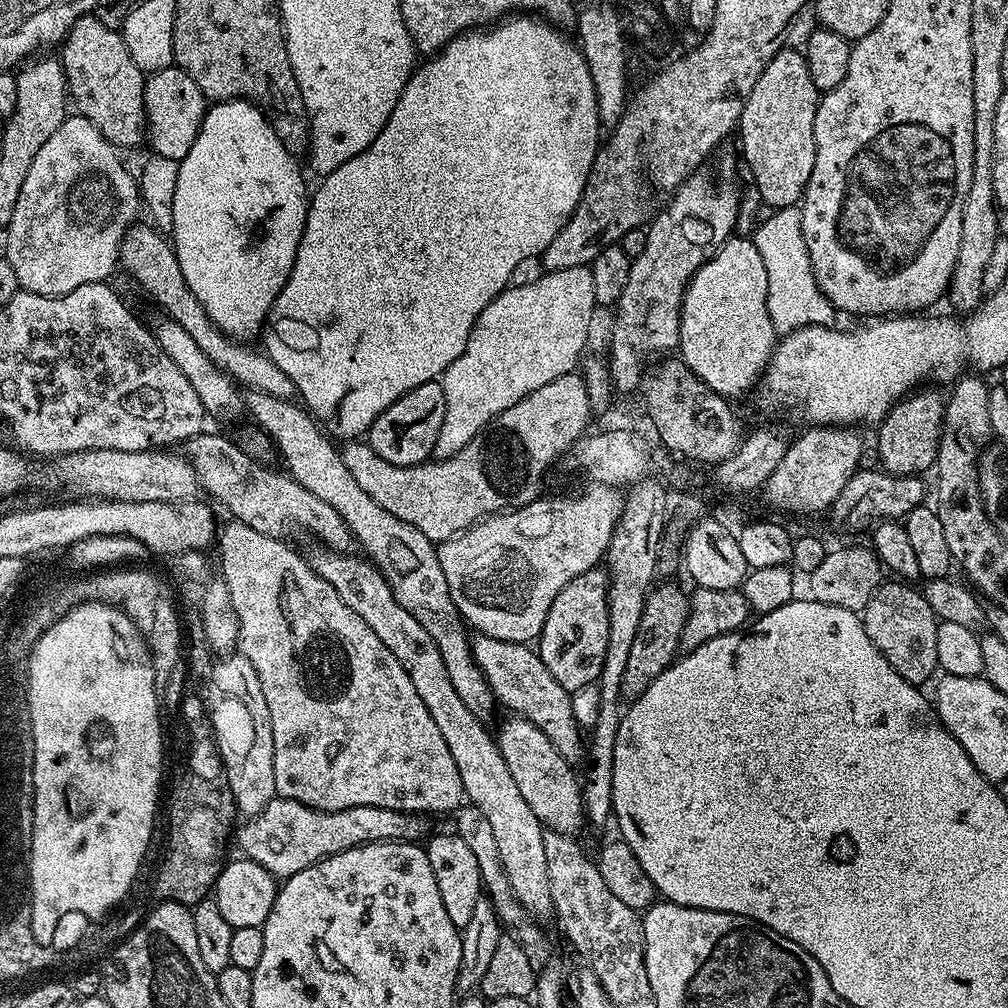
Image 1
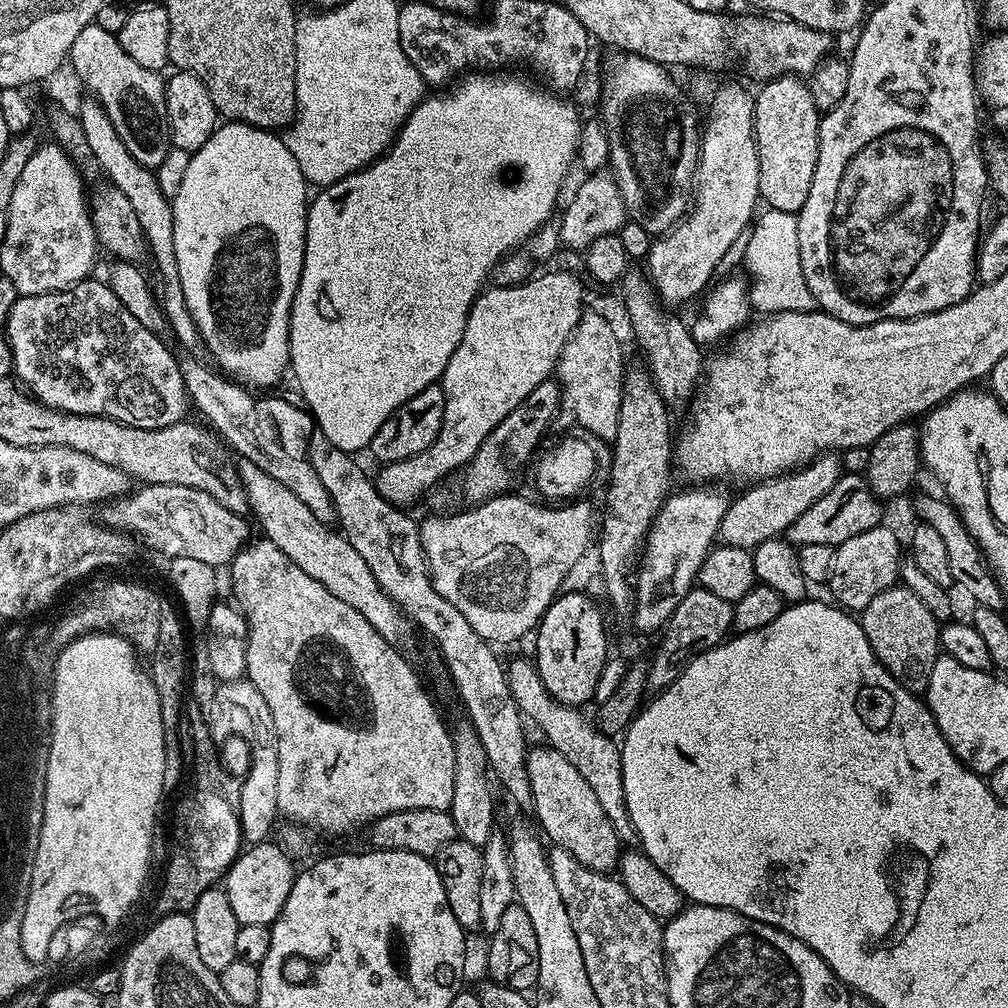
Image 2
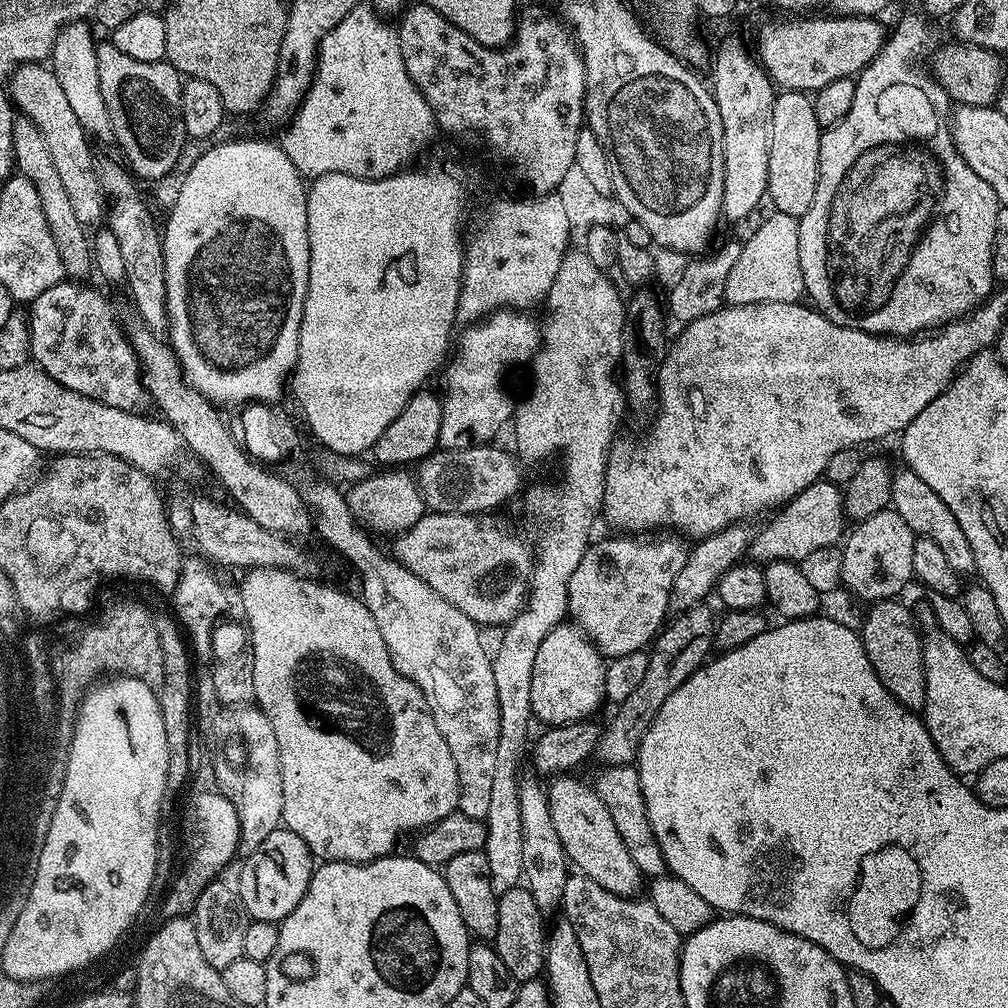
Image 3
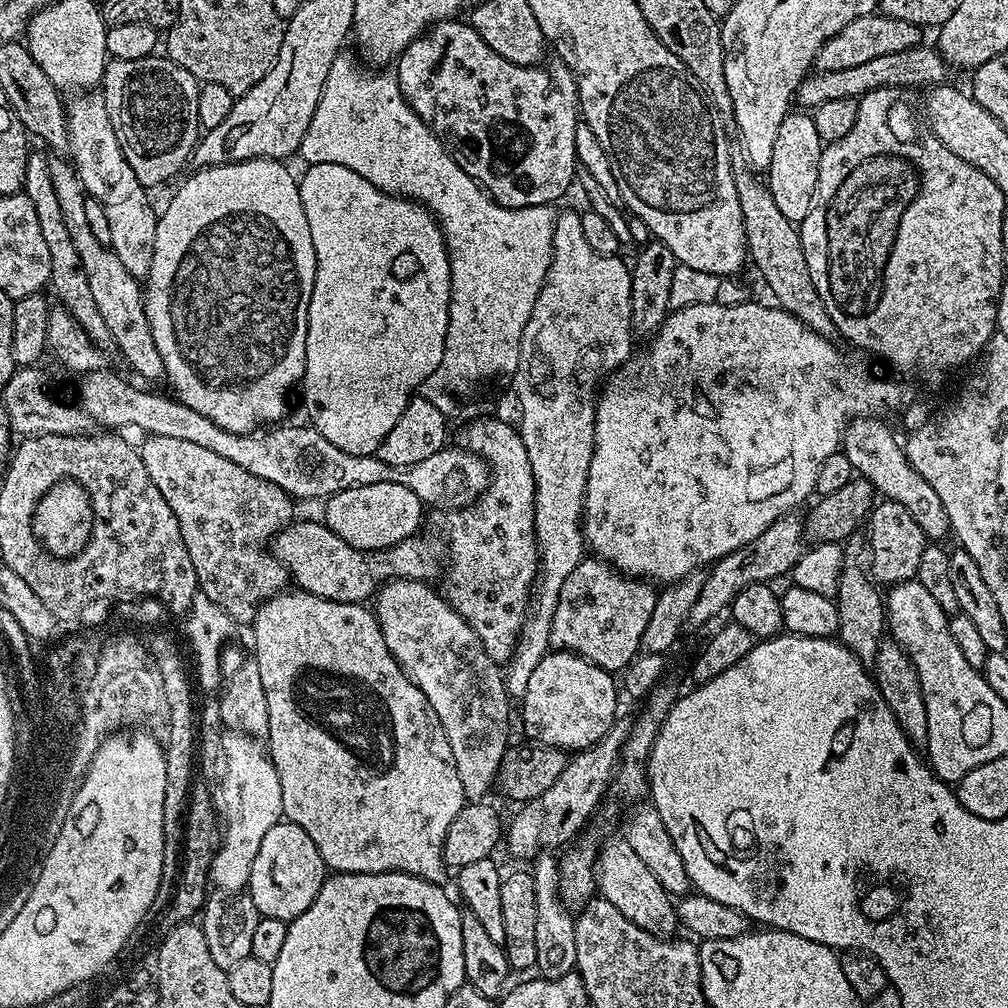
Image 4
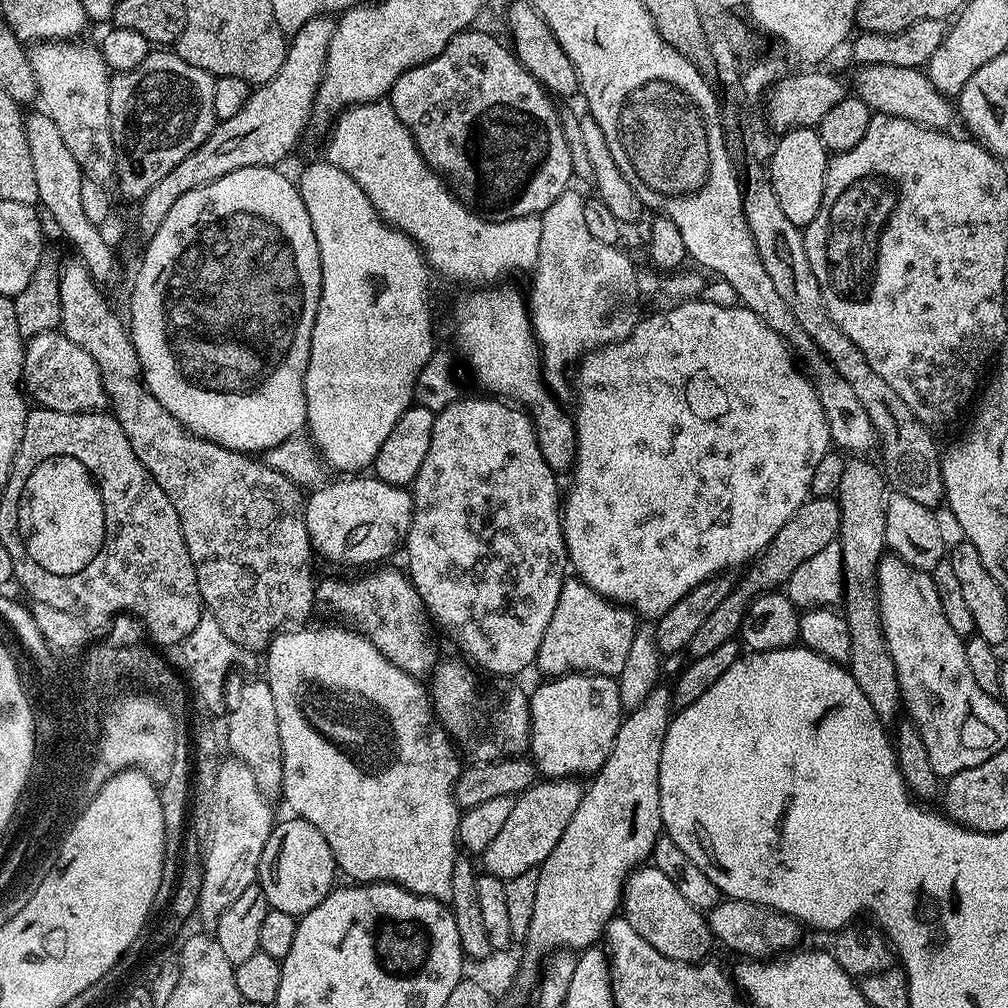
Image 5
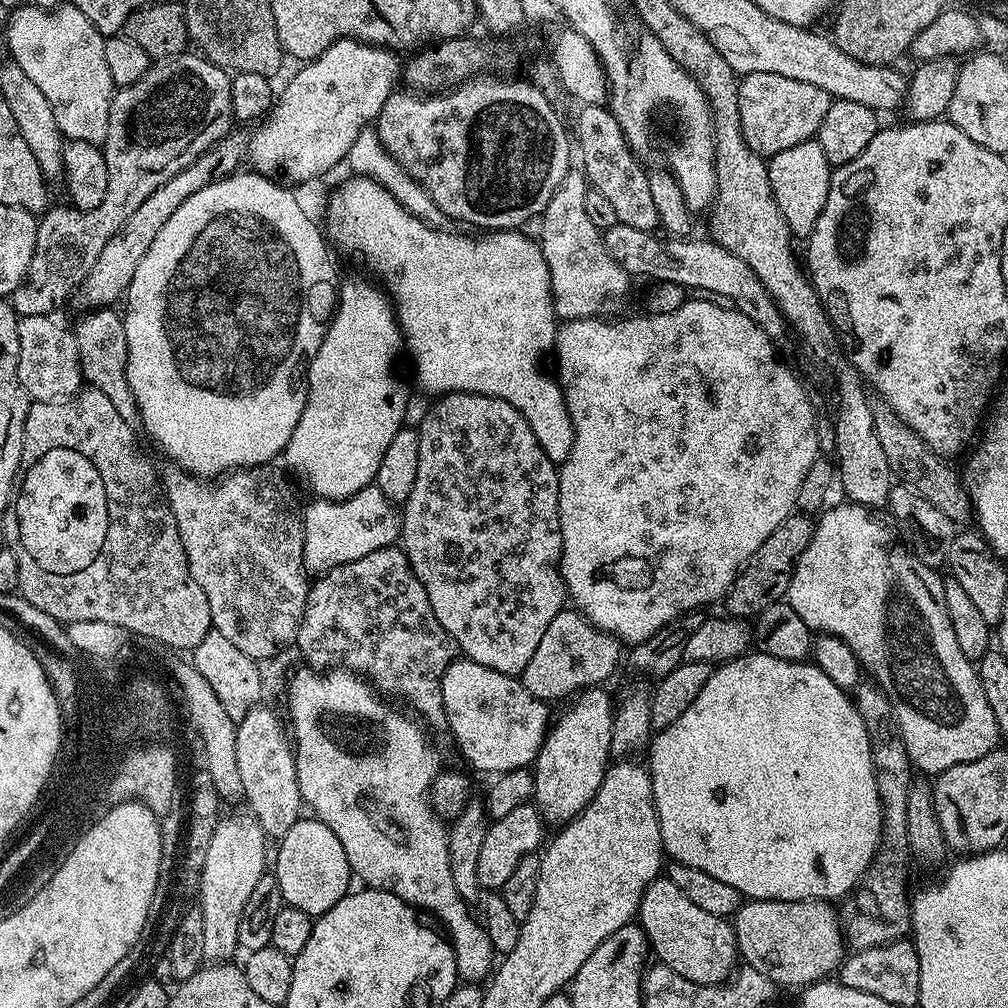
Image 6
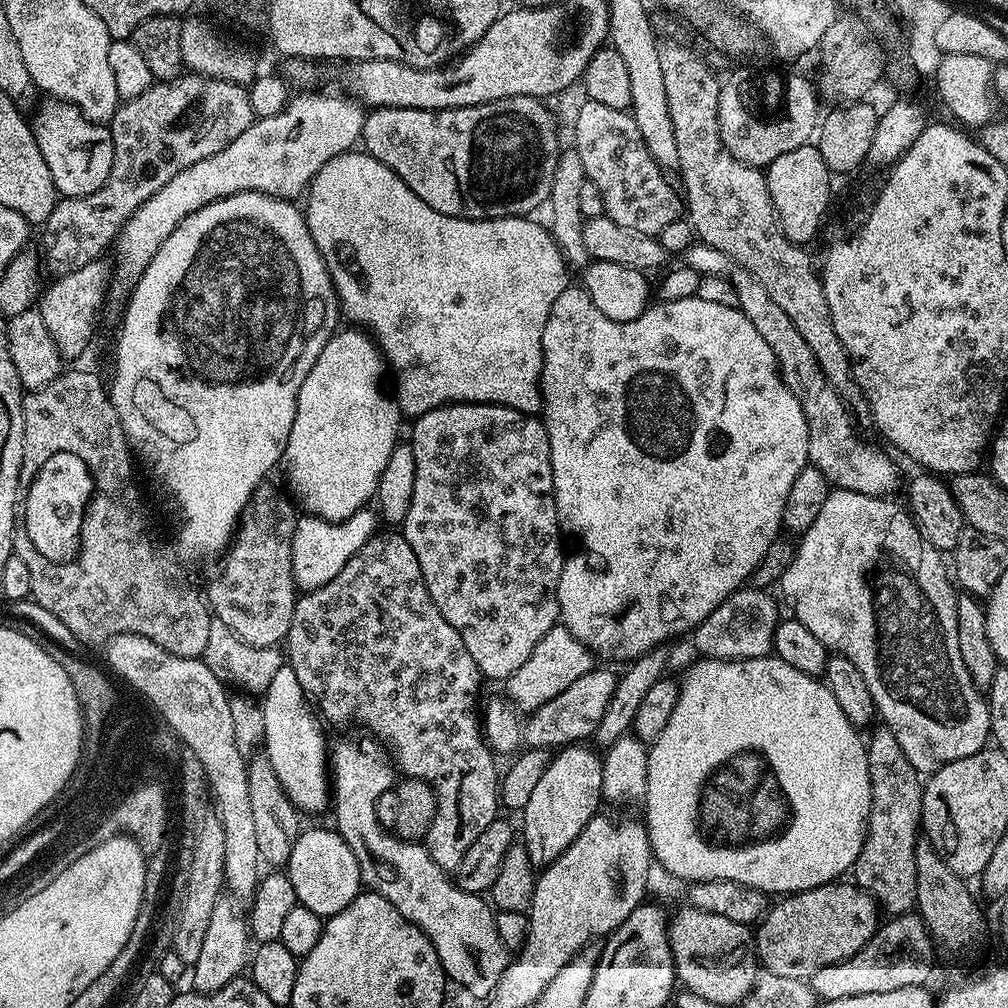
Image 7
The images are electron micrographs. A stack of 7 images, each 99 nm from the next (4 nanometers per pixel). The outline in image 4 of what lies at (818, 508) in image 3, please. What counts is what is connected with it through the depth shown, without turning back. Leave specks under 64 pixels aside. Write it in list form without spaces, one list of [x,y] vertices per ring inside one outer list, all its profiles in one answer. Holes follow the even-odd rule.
[[[796,514],[778,518],[769,528],[762,530],[762,534],[754,538],[754,542],[726,554],[707,569],[702,594],[698,594],[698,602],[690,606],[687,627],[700,628],[703,624],[710,623],[723,608],[725,611],[731,605],[734,597],[746,590],[746,586],[776,582],[779,576],[787,577],[804,551],[806,541],[803,519],[799,515],[796,517]]]

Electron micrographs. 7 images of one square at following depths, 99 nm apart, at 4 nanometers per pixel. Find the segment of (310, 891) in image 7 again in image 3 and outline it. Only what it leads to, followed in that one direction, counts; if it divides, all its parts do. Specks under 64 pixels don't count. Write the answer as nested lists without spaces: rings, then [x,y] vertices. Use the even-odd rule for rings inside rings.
[[[281,826],[269,834],[266,842],[255,848],[247,859],[240,872],[240,884],[238,883],[238,895],[245,913],[252,920],[279,922],[286,919],[308,889],[314,871],[312,853],[304,845],[302,838],[298,838],[298,834]]]

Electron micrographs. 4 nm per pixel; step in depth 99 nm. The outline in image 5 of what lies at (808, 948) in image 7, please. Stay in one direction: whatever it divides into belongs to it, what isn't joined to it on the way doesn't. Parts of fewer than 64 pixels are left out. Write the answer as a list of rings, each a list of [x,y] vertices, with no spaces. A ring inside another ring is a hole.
[[[723,899],[709,909],[706,919],[713,937],[719,943],[721,941],[726,947],[739,951],[739,955],[755,959],[770,958],[793,949],[802,931],[799,921],[792,916],[745,900]]]

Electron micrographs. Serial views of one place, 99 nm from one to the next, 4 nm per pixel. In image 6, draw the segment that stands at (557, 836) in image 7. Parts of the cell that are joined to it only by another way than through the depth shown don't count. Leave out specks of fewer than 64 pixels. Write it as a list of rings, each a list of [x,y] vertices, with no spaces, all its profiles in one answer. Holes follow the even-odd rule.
[[[593,686],[577,695],[572,704],[560,717],[551,721],[548,734],[544,737],[542,750],[536,756],[532,777],[536,783],[534,803],[549,825],[563,826],[573,820],[582,810],[586,810],[588,803],[598,794],[598,786],[602,786],[602,778],[608,773],[612,747],[610,734],[612,733],[612,717],[614,715],[614,700],[604,693],[605,689]]]

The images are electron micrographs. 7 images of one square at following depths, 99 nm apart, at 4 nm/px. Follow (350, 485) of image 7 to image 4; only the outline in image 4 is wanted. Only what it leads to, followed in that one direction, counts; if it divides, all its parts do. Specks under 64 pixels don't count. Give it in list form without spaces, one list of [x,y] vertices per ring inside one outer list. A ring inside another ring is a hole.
[[[322,162],[321,164],[309,164],[303,169],[304,177],[299,177],[300,197],[302,198],[302,210],[306,214],[306,222],[310,222],[310,238],[314,242],[314,250],[316,251],[316,277],[314,278],[314,290],[310,294],[310,310],[308,311],[308,329],[306,330],[306,362],[304,363],[304,374],[302,377],[302,388],[304,384],[304,404],[308,407],[307,418],[310,424],[321,432],[322,437],[332,442],[340,451],[346,451],[352,455],[373,455],[378,450],[378,446],[382,442],[382,438],[386,438],[386,434],[390,434],[390,430],[394,427],[394,422],[398,422],[398,418],[402,418],[402,410],[406,410],[406,406],[412,400],[414,393],[420,389],[422,382],[426,382],[426,378],[430,374],[434,374],[434,370],[438,370],[438,362],[442,362],[442,350],[446,342],[446,326],[448,325],[448,307],[452,301],[452,291],[450,290],[450,264],[448,262],[448,251],[444,245],[444,235],[440,233],[440,228],[436,224],[436,220],[423,208],[421,204],[414,200],[405,200],[403,196],[392,196],[389,192],[378,190],[378,186],[374,186],[370,182],[366,182],[366,178],[362,178],[358,174],[354,174],[354,170],[346,170],[346,166],[334,166],[330,162]]]

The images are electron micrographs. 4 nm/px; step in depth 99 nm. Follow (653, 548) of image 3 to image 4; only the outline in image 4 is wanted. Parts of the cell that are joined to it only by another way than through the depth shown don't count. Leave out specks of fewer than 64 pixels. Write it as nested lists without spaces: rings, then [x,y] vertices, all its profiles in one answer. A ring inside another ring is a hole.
[[[585,558],[578,566],[574,566],[570,578],[562,582],[558,606],[554,606],[554,618],[550,622],[549,645],[556,650],[573,652],[574,655],[581,656],[583,660],[588,660],[599,668],[605,668],[608,672],[619,673],[627,668],[640,652],[642,633],[650,622],[650,610],[654,610],[657,595],[657,589],[651,583],[625,576],[602,559]]]

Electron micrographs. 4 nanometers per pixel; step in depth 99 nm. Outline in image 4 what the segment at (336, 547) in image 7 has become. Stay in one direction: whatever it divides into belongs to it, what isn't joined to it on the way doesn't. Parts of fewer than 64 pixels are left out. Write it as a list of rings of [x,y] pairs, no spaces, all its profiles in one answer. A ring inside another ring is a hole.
[[[379,482],[373,485],[354,485],[340,493],[329,496],[323,505],[323,523],[328,525],[342,542],[363,552],[377,552],[394,546],[406,538],[417,535],[420,515],[426,511],[414,490],[394,482]]]

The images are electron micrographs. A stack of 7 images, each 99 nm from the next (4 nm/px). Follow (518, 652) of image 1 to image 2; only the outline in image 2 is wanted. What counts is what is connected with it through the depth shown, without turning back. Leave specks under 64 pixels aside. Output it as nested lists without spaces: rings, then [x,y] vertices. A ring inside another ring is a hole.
[[[528,660],[507,661],[506,675],[508,689],[514,698],[517,708],[529,721],[540,727],[540,732],[545,736],[547,743],[554,750],[558,750],[590,782],[590,790],[598,798],[602,810],[606,810],[606,818],[614,826],[616,835],[628,846],[639,845],[640,839],[632,825],[632,819],[628,816],[624,787],[622,786],[622,762],[620,761],[620,749],[613,737],[605,736],[591,719],[583,716],[579,707],[571,704],[559,704],[546,690],[542,678],[538,674],[535,663]],[[529,716],[529,717],[528,717]]]

